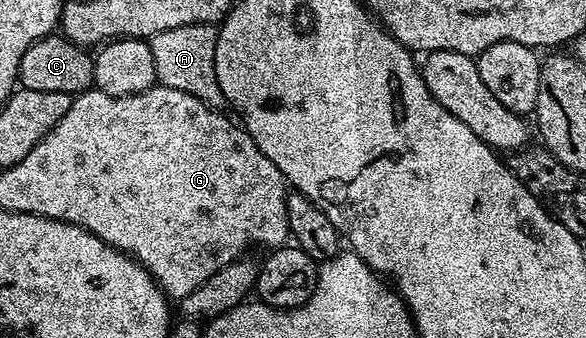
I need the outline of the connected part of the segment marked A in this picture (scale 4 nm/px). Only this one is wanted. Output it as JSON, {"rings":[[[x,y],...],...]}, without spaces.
{"rings":[[[209,23],[181,25],[181,29],[165,29],[165,33],[154,35],[149,42],[156,80],[169,89],[181,89],[181,93],[197,97],[197,101],[201,101],[207,107],[222,108],[225,100],[215,68],[218,36],[218,30]]]}

